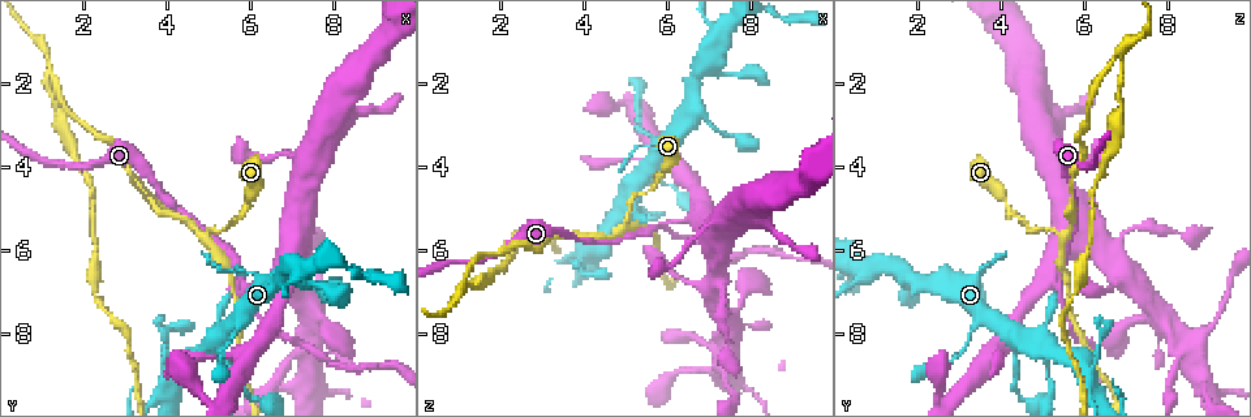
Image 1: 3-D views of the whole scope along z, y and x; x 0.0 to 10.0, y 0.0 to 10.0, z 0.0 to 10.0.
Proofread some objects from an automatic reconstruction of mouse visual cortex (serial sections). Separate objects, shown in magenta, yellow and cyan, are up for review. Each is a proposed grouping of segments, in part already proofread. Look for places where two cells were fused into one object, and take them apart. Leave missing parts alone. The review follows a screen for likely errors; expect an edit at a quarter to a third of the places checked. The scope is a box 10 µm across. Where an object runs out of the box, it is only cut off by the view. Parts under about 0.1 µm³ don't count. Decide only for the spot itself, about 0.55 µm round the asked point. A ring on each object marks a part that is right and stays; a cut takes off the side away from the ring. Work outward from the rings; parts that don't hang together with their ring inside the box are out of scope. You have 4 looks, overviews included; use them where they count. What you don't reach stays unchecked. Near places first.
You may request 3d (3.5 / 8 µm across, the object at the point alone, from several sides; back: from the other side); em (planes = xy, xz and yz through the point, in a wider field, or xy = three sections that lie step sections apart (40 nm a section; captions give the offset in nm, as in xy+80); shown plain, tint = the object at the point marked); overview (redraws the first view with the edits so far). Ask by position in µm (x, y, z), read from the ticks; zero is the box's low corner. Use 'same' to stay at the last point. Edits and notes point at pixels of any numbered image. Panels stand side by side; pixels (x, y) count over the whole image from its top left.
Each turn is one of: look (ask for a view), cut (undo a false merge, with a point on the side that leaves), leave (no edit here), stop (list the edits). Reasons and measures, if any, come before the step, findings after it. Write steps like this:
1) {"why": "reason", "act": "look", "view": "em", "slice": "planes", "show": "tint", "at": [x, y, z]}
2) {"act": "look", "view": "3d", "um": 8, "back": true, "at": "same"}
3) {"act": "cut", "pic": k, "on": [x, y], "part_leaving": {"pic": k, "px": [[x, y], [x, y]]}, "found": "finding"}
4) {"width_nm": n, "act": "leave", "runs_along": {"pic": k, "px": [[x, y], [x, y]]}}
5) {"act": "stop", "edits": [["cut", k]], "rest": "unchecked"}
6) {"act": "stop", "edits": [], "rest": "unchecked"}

{"why": "three-way junction", "act": "look", "view": "3d", "um": 8, "at": [5.80, 6.70, 5.45]}

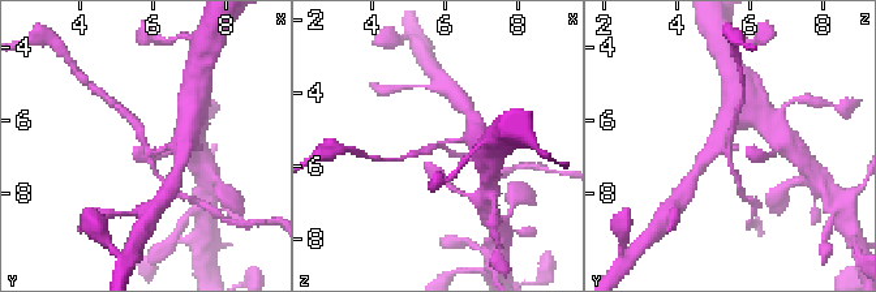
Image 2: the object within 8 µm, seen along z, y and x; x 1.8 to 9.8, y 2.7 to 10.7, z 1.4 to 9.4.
{"why": "zoom in", "act": "look", "view": "3d", "um": 3.5, "at": "same"}

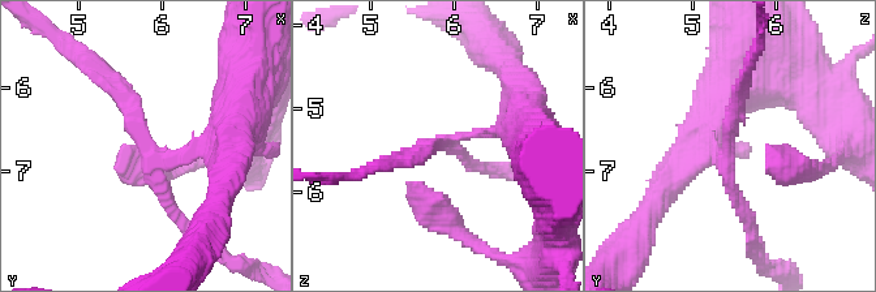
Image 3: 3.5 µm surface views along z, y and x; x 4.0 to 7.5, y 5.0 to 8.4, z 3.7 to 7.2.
{"arms": 3, "act": "cut", "pic": 3, "on": [700, 163], "part_leaving": {"pic": 3, "px": [[164, 157], [217, 141], [248, 85]]}, "found": "two cells meet here"}

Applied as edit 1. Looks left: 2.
{"act": "look", "view": "em", "slice": "xy", "step": 2, "show": "tint", "at": [5.15, 8.10, 4.35]}

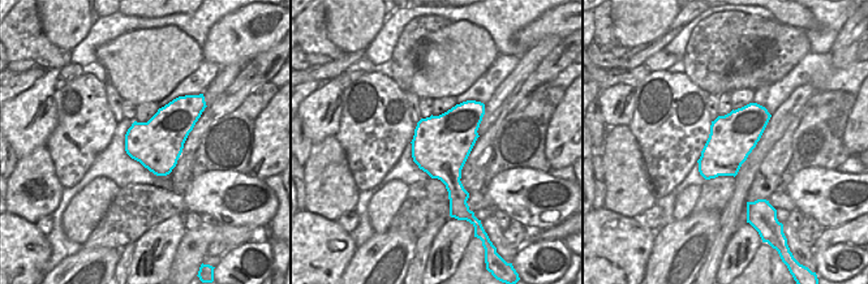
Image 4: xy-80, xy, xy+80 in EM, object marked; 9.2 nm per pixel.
{"why": "see where the arms go", "act": "look", "view": "3d", "um": 3.5, "at": "same"}

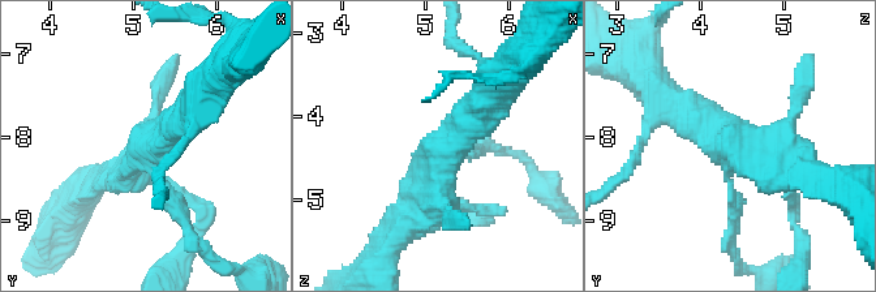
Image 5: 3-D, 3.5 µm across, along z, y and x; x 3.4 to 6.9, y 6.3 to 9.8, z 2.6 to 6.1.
{"arms": 3, "act": "leave", "runs_along": {"pic": 5, "px": [[490, 87], [438, 147], [419, 218]]}, "found": "one cell here"}

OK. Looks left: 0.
{"act": "stop", "edits": [["cut", 3]], "rest": "unchecked"}

